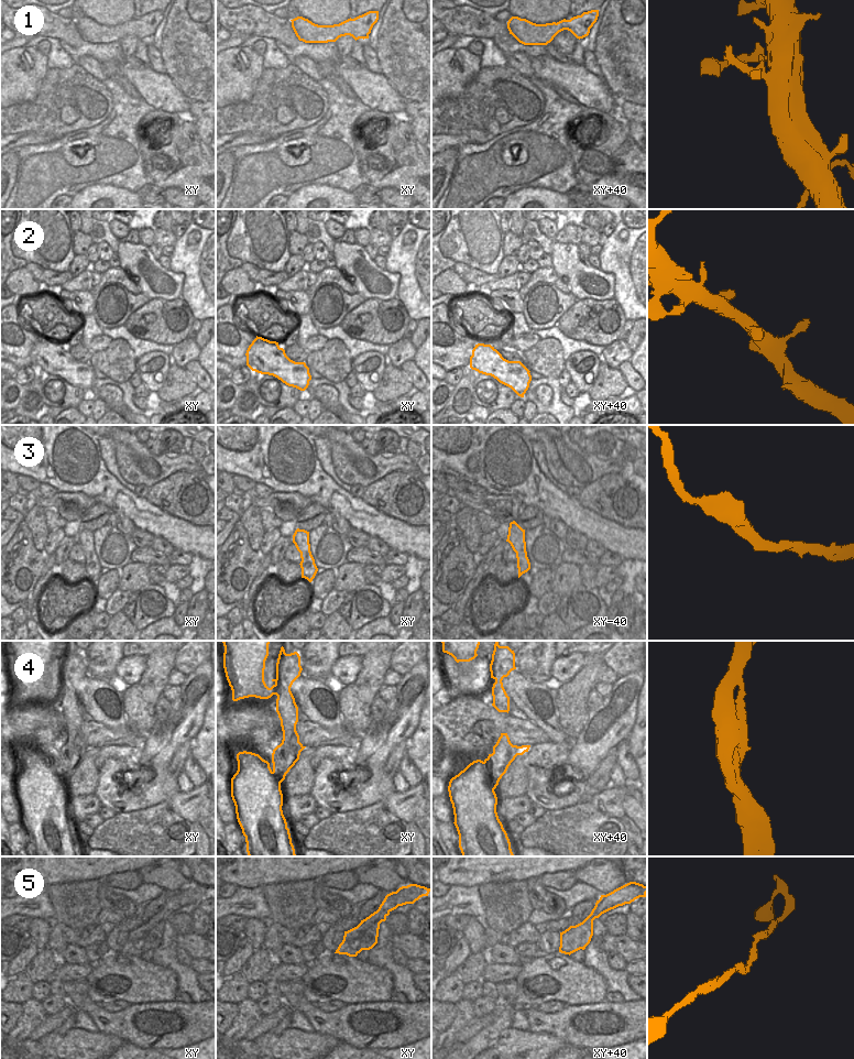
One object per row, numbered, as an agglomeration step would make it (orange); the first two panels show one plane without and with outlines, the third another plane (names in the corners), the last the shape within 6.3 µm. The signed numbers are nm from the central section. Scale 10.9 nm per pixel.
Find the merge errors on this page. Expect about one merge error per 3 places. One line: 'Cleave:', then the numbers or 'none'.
Cleave: none

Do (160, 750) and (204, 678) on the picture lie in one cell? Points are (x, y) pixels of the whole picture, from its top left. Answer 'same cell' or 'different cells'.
same cell

